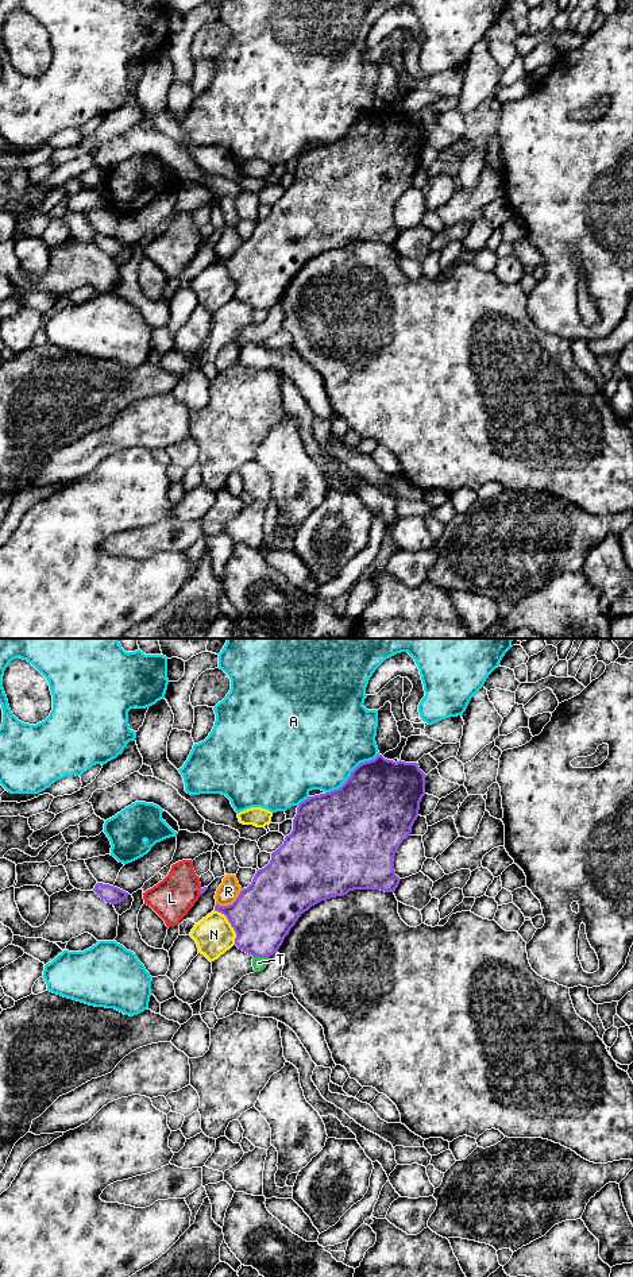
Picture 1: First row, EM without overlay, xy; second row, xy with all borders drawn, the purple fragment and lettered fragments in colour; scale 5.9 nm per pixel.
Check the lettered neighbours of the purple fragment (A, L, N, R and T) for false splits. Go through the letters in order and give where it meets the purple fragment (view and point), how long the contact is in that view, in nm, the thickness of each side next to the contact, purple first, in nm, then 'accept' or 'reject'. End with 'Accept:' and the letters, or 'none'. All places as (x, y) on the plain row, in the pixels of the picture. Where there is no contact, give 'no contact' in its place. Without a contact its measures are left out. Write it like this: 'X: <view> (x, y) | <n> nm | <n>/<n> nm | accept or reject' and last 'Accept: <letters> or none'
A: xy (351, 126) | 400 nm | 480/480 nm | reject
L: xy (200, 243) | 50 nm | 30/240 nm | reject
N: xy (231, 277) | 240 nm | 380/240 nm | reject
R: xy (230, 257) | 180 nm | 380/120 nm | reject
T: xy (261, 308) | 90 nm | 380/80 nm | reject
Accept: none

